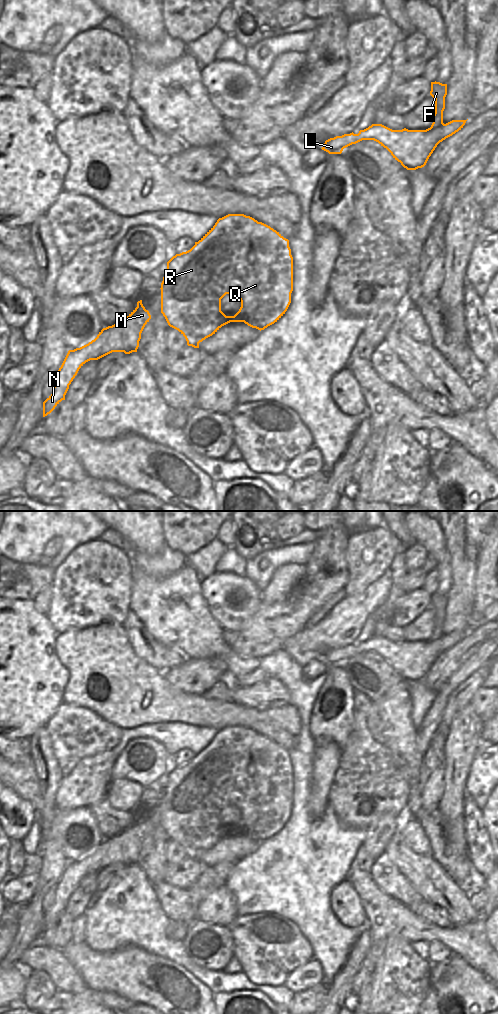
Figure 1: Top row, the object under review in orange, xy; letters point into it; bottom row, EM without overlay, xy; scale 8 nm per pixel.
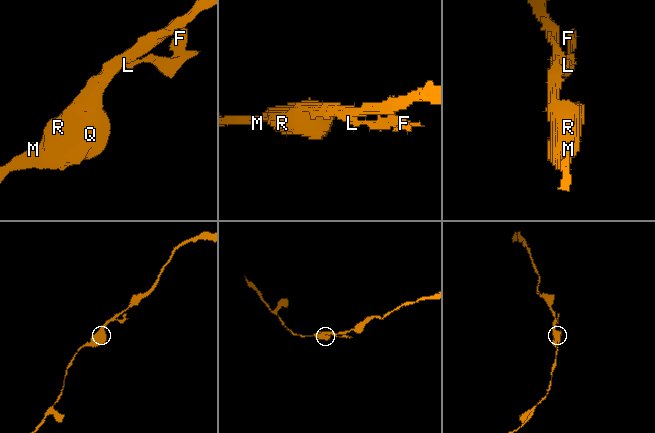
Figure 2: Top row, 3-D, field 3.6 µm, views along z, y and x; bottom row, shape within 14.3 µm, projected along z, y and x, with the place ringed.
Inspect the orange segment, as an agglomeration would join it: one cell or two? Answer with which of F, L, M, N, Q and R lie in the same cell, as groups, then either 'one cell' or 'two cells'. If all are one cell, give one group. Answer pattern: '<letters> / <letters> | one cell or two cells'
F L M N Q R | one cell

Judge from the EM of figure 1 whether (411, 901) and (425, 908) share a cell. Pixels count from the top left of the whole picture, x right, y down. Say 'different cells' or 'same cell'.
different cells

